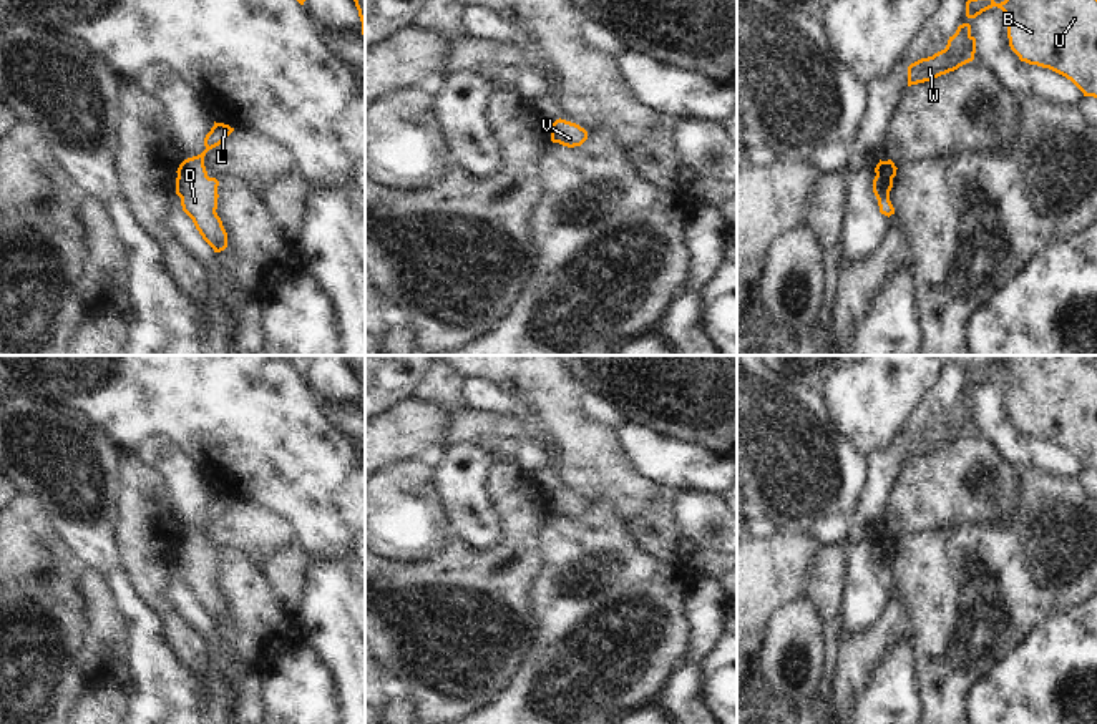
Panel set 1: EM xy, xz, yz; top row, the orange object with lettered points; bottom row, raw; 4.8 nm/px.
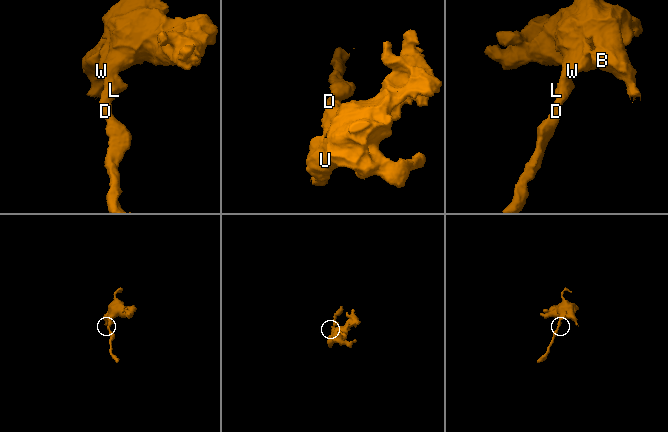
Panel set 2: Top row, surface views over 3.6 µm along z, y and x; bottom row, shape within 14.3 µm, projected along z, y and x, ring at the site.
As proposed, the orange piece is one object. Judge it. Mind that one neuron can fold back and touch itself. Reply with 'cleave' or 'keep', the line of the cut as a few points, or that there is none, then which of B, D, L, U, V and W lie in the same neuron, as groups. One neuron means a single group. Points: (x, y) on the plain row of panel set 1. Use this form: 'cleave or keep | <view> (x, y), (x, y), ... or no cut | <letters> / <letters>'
keep | no cut | B D L U V W

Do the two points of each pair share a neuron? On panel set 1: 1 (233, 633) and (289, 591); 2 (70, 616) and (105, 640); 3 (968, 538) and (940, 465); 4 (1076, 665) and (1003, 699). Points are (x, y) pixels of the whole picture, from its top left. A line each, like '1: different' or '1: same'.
1: different
2: different
3: different
4: same

